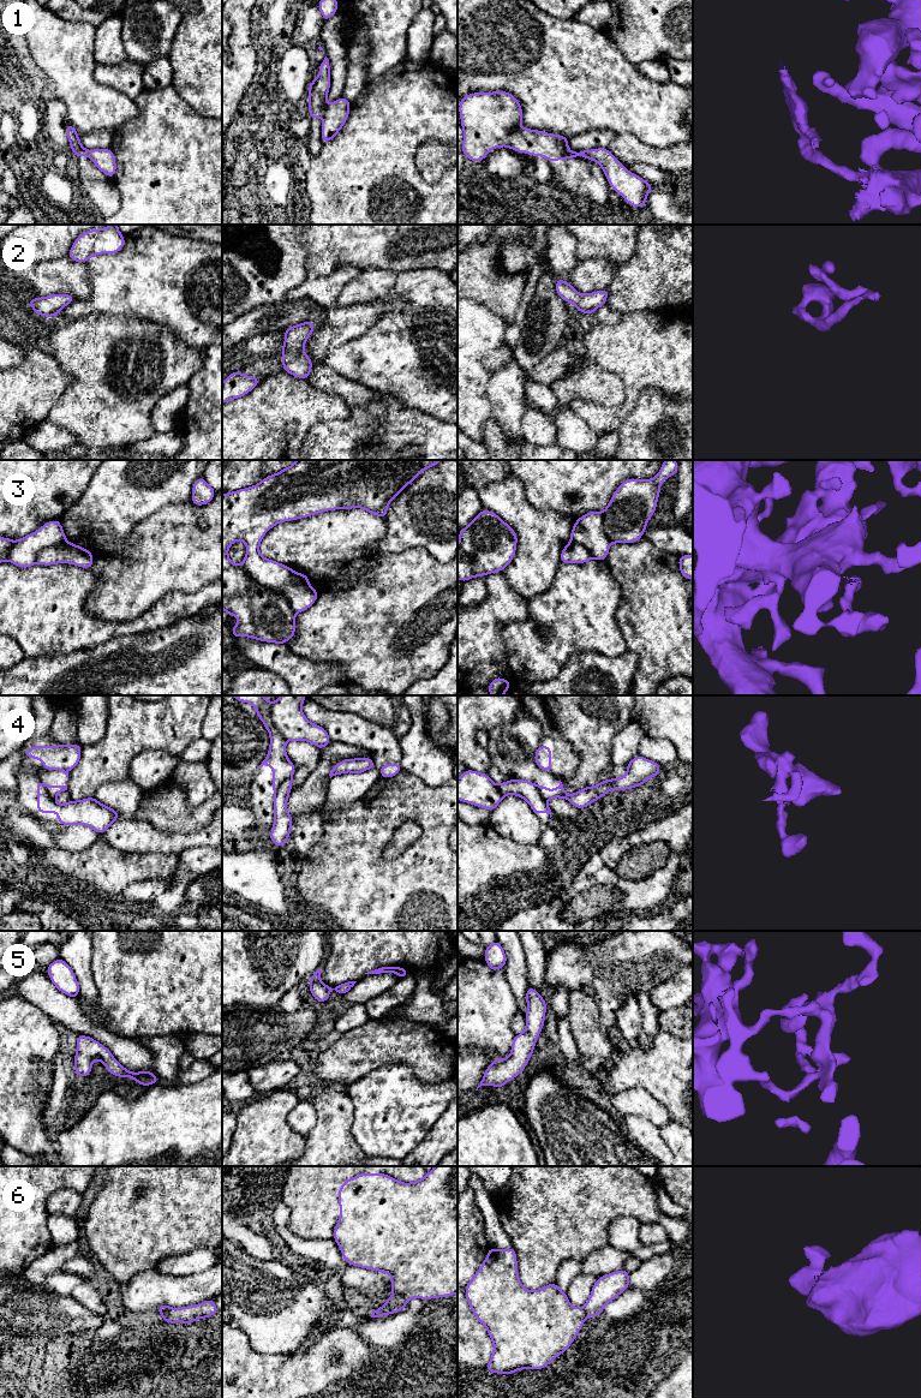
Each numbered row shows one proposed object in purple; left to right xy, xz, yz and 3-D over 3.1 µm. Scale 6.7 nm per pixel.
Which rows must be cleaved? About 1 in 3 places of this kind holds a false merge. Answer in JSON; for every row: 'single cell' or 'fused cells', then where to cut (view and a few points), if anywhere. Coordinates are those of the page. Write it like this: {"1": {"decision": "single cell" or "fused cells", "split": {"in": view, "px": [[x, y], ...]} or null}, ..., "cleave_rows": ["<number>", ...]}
{"1": {"decision": "fused cells", "split": {"in": "xz", "px": [[327, 106], [322, 117]]}}, "2": {"decision": "single cell", "split": null}, "3": {"decision": "single cell", "split": null}, "4": {"decision": "fused cells", "split": {"in": "xz", "px": [[291, 777], [281, 784], [275, 794]]}}, "5": {"decision": "single cell", "split": null}, "6": {"decision": "fused cells", "split": {"in": "xz", "px": [[393, 1291], [400, 1292], [408, 1298]]}}, "cleave_rows": ["1", "4", "6"]}

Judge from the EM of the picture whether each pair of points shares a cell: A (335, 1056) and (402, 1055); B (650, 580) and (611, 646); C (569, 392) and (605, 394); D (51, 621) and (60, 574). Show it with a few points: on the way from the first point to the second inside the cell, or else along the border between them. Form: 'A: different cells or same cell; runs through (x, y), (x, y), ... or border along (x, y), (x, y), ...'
A: same cell; runs through (352, 1056), (386, 1055)
B: different cells; border along (619, 603), (616, 621), (627, 649)
C: same cell; runs through (578, 392), (597, 392)
D: same cell; runs through (51, 609), (51, 601), (60, 591), (60, 586)

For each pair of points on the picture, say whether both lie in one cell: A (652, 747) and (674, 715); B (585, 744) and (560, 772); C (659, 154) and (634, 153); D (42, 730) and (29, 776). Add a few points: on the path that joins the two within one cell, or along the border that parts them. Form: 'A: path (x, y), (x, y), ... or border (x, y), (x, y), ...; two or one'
A: border (635, 722), (646, 734), (665, 738), (677, 758); two
B: border (557, 732), (579, 758), (578, 768), (564, 780); two
C: path (653, 154), (640, 153); one
D: path (40, 741), (40, 756), (31, 765); one

